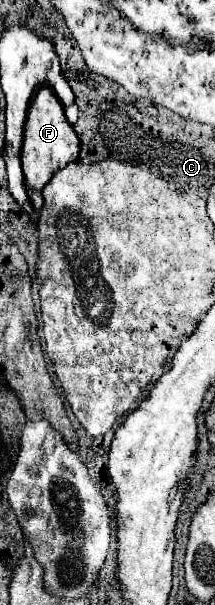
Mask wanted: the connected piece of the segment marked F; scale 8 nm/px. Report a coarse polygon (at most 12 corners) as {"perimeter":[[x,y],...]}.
{"perimeter":[[38,87],[22,141],[24,185],[32,207],[42,187],[76,161],[80,141],[64,107]]}

